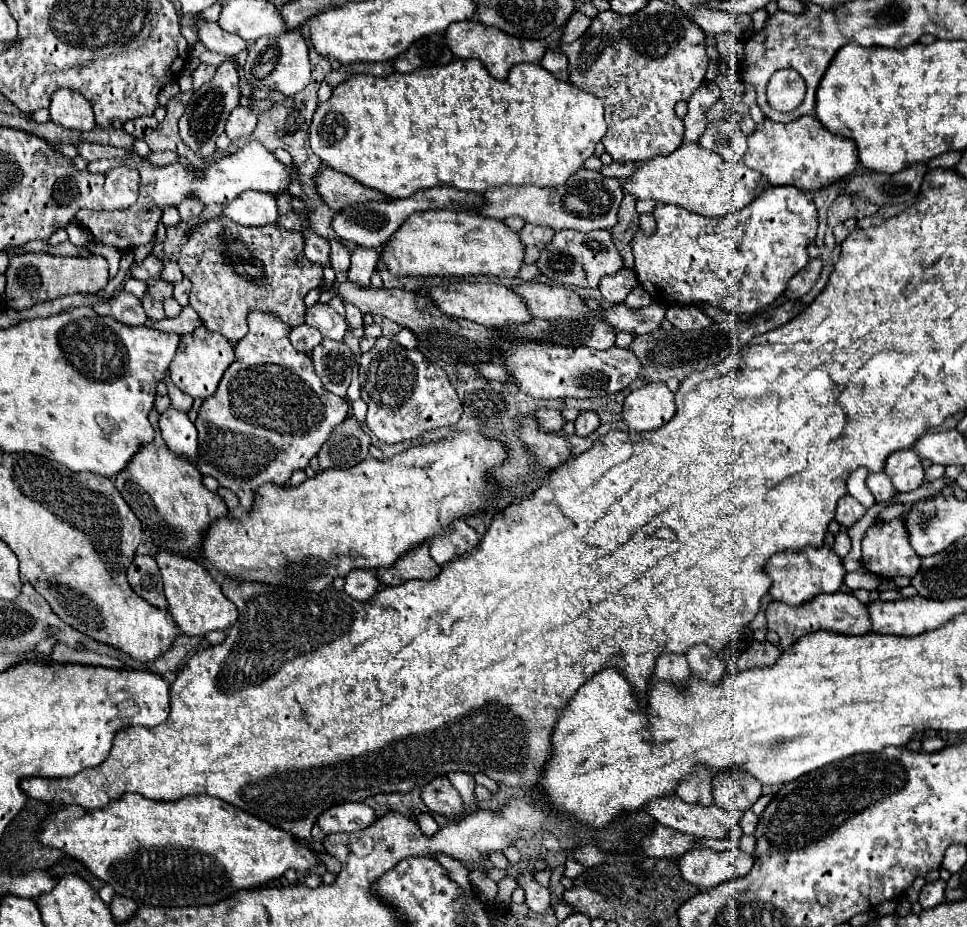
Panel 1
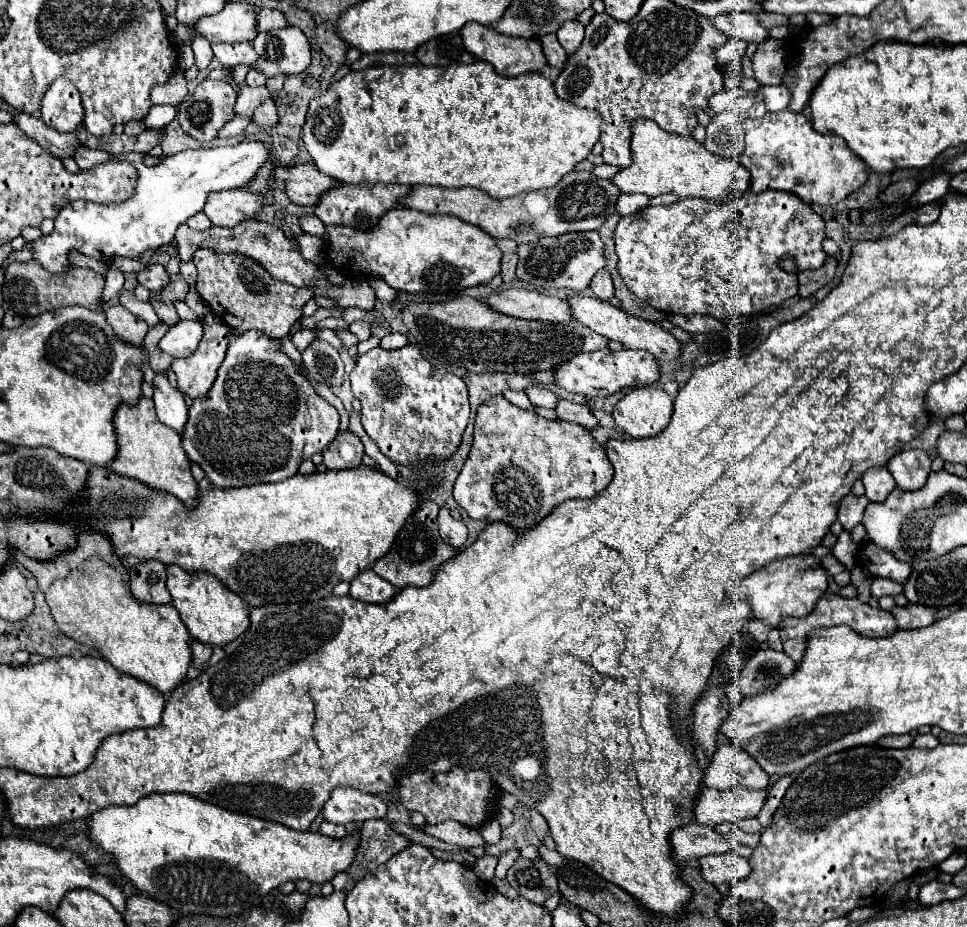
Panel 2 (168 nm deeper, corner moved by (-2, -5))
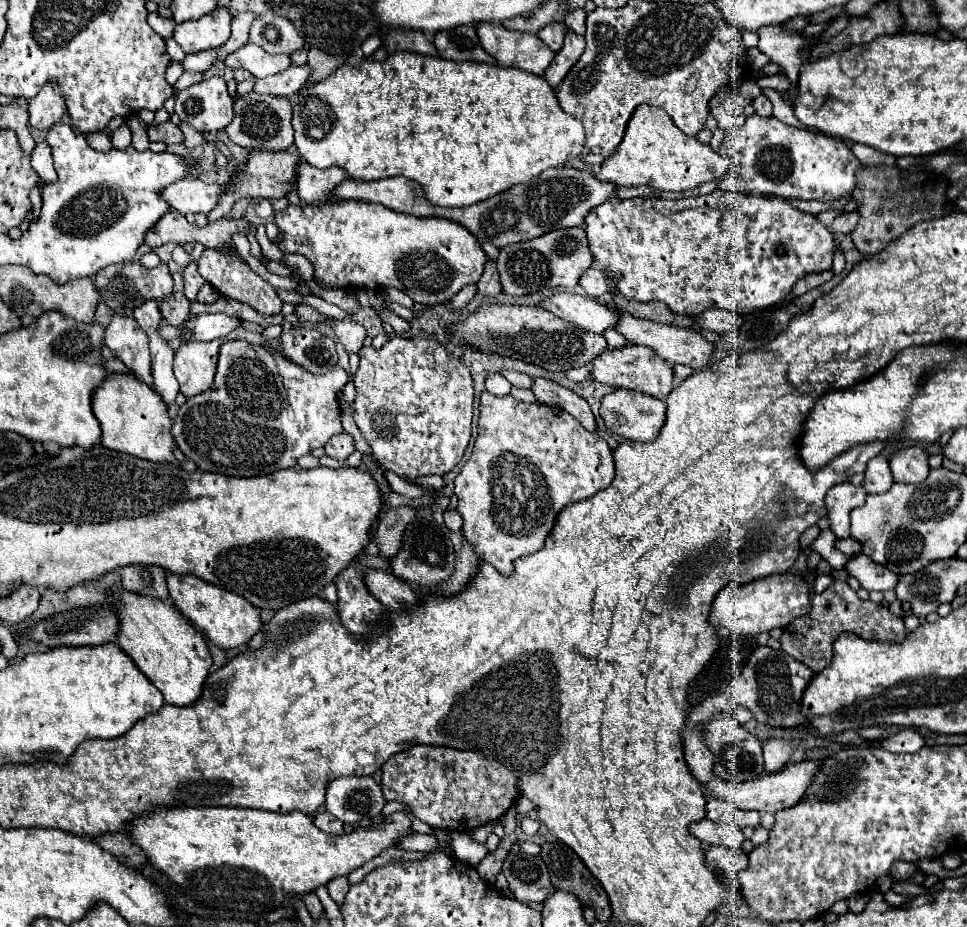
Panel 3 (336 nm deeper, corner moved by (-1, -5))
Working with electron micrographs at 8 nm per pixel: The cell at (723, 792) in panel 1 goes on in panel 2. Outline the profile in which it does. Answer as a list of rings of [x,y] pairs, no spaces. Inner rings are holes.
[[[723,738],[719,740],[717,752],[709,762],[703,784],[717,790],[729,790],[737,784],[759,790],[767,788],[769,776],[753,760],[753,756],[747,756],[747,752],[741,746],[731,744],[731,740]]]

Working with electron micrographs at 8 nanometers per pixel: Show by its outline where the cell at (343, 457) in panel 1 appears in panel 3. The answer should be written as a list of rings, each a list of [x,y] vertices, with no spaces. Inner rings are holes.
[[[342,432],[342,434],[334,436],[334,438],[324,446],[324,450],[326,450],[326,456],[330,456],[330,458],[334,458],[334,460],[338,460],[338,462],[344,464],[344,462],[348,460],[348,456],[354,452],[354,440],[352,440],[350,434]]]

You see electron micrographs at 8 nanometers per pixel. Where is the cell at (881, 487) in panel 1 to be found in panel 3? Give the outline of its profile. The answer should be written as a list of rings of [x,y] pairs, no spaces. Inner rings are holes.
[[[876,456],[868,462],[868,468],[864,472],[864,488],[868,494],[882,494],[890,490],[894,484],[890,464],[886,456]]]

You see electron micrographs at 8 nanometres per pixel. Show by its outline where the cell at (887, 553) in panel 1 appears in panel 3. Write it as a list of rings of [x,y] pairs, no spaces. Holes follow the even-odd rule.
[[[858,554],[848,560],[846,570],[850,576],[854,576],[864,590],[894,590],[898,584],[898,576],[890,572],[888,568],[882,568],[882,564],[876,564],[870,560],[870,556]]]

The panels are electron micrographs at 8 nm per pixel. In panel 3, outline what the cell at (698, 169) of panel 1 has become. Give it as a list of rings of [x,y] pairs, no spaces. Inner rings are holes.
[[[644,104],[634,110],[618,152],[604,160],[596,178],[604,182],[616,182],[620,188],[650,186],[654,190],[684,192],[694,190],[704,182],[722,180],[732,168],[734,162],[712,150],[710,144],[700,144],[694,136],[680,132],[672,118],[662,112],[662,108]]]

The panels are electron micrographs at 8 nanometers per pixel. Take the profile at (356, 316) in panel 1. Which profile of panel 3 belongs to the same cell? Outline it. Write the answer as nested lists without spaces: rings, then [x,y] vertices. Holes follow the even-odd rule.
[[[334,320],[332,330],[340,344],[344,344],[346,352],[360,352],[362,342],[366,338],[366,330],[362,324],[354,320]]]

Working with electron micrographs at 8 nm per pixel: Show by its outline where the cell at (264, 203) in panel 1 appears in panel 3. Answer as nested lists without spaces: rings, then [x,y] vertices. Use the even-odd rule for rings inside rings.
[[[200,178],[180,180],[166,188],[166,200],[180,214],[210,214],[222,196],[222,188],[218,184],[208,184]]]

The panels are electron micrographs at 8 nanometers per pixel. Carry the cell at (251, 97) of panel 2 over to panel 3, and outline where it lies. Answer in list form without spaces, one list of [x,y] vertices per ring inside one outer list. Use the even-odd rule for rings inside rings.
[[[290,66],[282,74],[274,74],[270,78],[262,78],[254,82],[252,92],[256,94],[268,94],[268,96],[280,96],[280,98],[290,98],[294,96],[306,82],[308,78],[308,66]]]

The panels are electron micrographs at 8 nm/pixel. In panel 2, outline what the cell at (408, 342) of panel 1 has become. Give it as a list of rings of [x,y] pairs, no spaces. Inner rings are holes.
[[[391,332],[391,334],[387,334],[383,340],[381,340],[381,348],[385,348],[385,350],[395,350],[395,348],[403,348],[407,344],[407,336],[403,336],[403,334],[397,334],[397,332]]]

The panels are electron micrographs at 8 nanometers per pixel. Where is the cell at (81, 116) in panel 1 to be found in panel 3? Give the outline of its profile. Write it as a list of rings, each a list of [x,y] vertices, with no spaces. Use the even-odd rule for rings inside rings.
[[[44,84],[42,90],[32,100],[28,100],[28,114],[30,126],[38,130],[48,130],[60,122],[66,114],[66,100],[62,98],[60,84]]]

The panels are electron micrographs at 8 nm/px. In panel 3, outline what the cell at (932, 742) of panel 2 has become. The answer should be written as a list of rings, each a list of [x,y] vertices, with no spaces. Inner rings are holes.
[[[902,728],[900,732],[888,736],[886,740],[882,740],[882,748],[886,748],[888,752],[896,752],[896,754],[912,754],[918,752],[924,746],[924,738],[912,730],[912,728]]]

